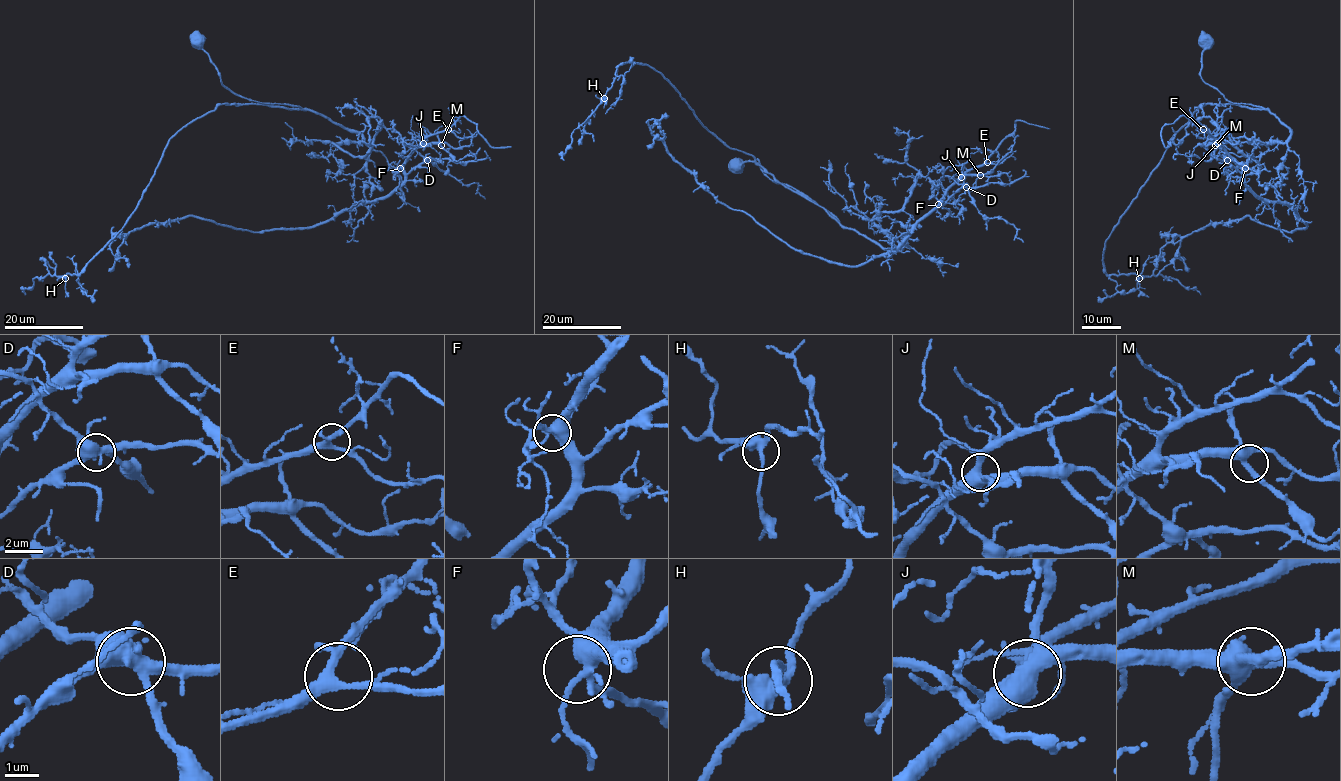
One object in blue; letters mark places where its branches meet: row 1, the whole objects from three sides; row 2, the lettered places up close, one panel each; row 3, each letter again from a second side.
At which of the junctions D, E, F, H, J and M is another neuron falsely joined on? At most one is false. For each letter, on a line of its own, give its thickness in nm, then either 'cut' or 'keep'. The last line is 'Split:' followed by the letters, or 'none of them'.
D: 480 nm | cut
E: 280 nm | keep
F: 320 nm | keep
H: 320 nm | keep
J: 440 nm | keep
M: 360 nm | keep
Split: D

